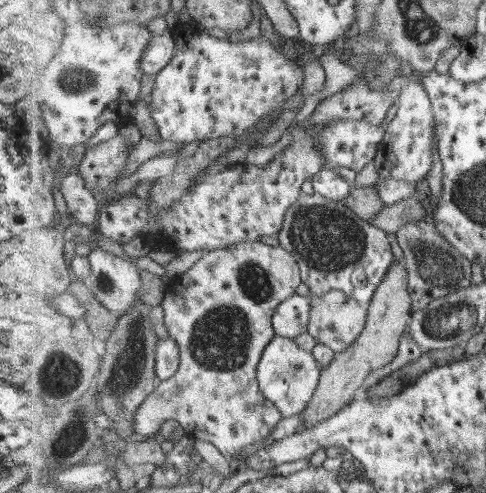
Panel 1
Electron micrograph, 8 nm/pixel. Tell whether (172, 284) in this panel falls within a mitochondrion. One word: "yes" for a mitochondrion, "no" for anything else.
no

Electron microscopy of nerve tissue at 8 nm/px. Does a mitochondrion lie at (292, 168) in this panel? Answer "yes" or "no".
no

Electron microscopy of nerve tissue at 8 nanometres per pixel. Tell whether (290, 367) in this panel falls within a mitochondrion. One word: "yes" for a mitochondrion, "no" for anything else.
yes

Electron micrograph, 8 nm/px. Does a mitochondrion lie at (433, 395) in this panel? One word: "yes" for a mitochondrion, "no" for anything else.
no

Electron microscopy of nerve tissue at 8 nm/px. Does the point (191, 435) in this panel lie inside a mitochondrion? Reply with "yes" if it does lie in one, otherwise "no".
no

